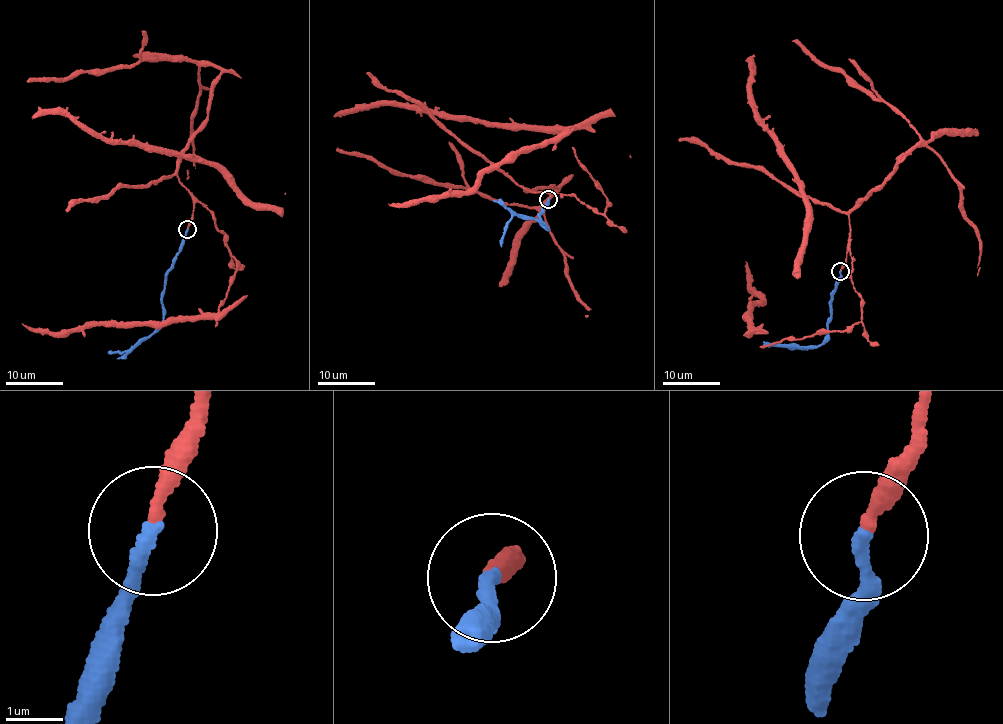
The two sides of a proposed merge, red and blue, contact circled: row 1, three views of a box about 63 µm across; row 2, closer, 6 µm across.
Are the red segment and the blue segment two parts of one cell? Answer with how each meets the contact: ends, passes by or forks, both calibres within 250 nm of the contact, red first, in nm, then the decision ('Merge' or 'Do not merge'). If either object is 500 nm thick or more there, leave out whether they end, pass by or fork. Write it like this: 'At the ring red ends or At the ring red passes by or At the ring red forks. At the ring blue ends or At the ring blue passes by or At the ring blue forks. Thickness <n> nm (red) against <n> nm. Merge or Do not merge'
At the ring red ends. At the ring blue ends. Thickness 240 nm (red) against 260 nm. Merge

